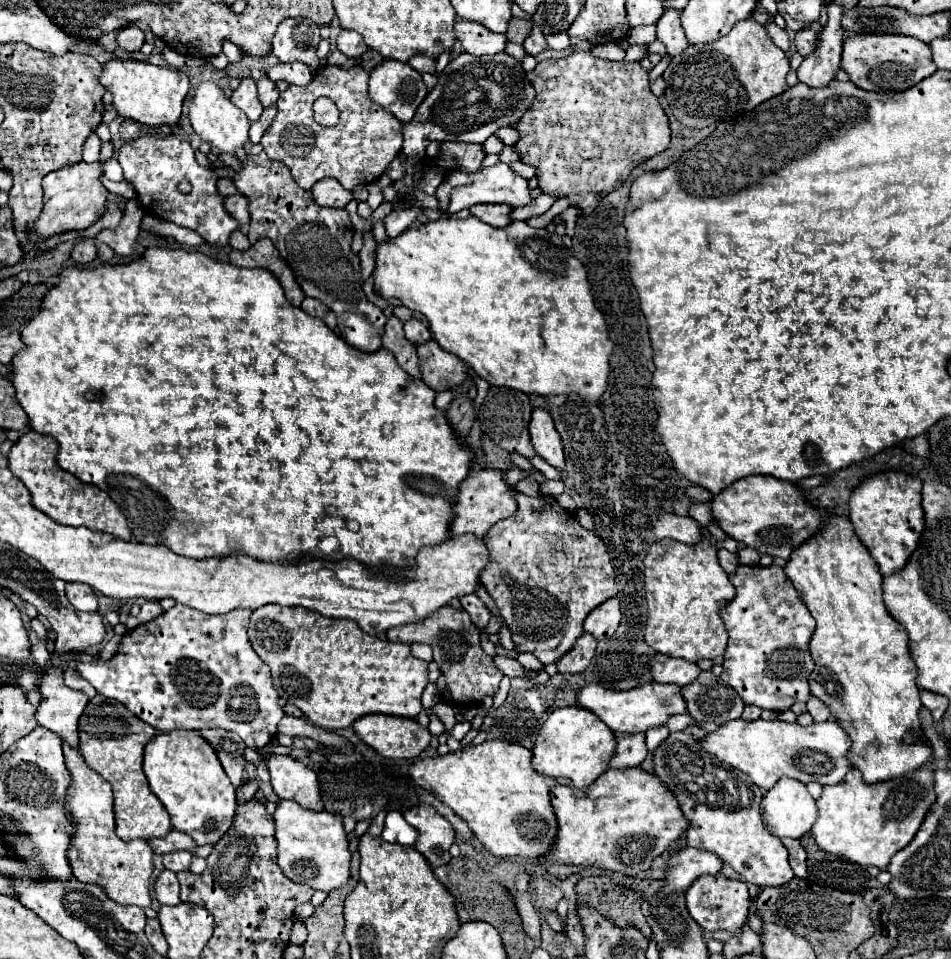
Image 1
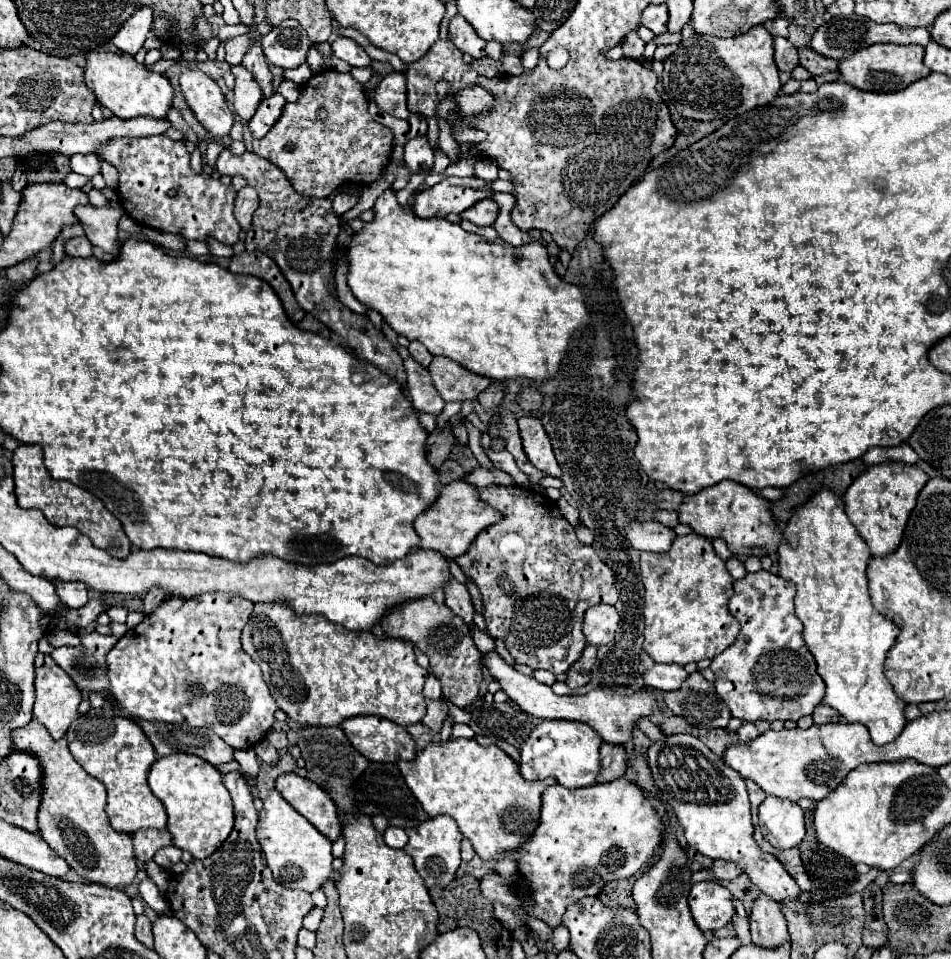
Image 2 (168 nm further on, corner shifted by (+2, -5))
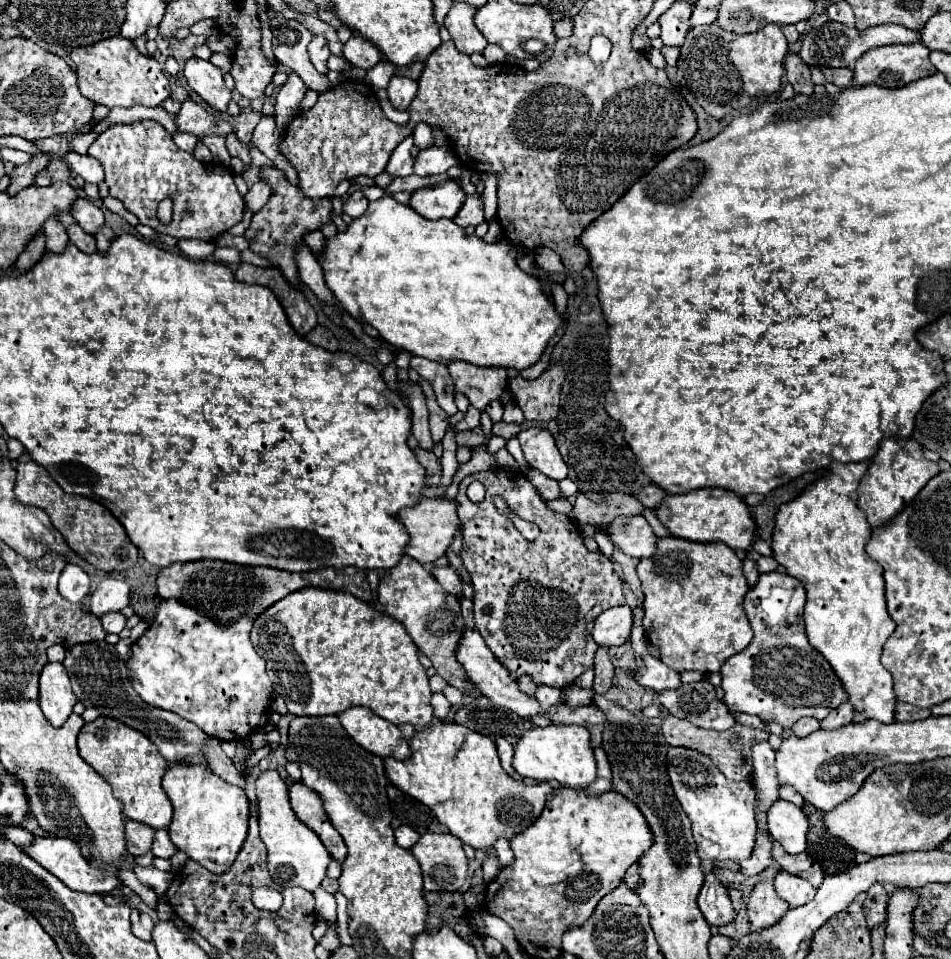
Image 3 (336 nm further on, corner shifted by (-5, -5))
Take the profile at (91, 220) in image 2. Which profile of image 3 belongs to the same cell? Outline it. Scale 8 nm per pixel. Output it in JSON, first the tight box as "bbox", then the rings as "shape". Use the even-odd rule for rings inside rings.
{"bbox":[70,198,104,234],"shape":[[[76,198],[70,214],[74,216],[74,220],[82,226],[82,230],[94,234],[102,224],[104,224],[104,214],[98,206],[94,206],[94,202],[90,202],[88,198]]]}

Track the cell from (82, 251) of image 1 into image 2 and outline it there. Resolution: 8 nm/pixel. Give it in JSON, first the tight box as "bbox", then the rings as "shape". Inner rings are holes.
{"bbox":[65,236,93,258],"shape":[[[85,236],[81,238],[71,238],[67,244],[65,244],[65,252],[73,258],[89,258],[93,254],[93,246],[89,244],[89,240]]]}

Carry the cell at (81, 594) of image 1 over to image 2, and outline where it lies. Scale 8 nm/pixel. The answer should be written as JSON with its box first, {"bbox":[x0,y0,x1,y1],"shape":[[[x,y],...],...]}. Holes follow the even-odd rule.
{"bbox":[55,582,89,608],"shape":[[[55,582],[55,590],[57,590],[61,602],[63,602],[67,608],[81,608],[85,602],[89,602],[87,588],[85,588],[85,584],[81,584],[81,582],[73,582],[73,584]]]}

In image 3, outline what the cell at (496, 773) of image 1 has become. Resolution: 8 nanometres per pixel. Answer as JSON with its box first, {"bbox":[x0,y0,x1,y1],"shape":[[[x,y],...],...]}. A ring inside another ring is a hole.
{"bbox":[384,722,552,852],"shape":[[[438,722],[438,724],[418,730],[410,738],[410,750],[412,750],[412,754],[408,760],[384,758],[386,776],[390,778],[390,782],[396,788],[400,788],[402,792],[406,792],[408,796],[412,796],[418,802],[422,802],[424,806],[428,806],[436,814],[438,822],[448,826],[454,836],[458,836],[462,842],[466,842],[472,848],[482,850],[482,852],[488,852],[500,836],[510,840],[518,832],[532,826],[536,822],[536,818],[540,816],[540,812],[544,810],[548,794],[552,792],[552,786],[548,782],[528,786],[528,784],[522,784],[522,782],[516,782],[514,778],[510,778],[500,766],[494,740],[490,736],[482,736],[482,734],[468,730],[466,726],[460,726],[454,722]]]}

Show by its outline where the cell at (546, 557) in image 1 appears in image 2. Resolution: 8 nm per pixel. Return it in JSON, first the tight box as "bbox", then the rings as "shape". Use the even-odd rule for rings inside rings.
{"bbox":[455,486,619,674],"shape":[[[487,486],[479,488],[481,500],[503,514],[503,520],[485,528],[471,548],[455,558],[459,568],[473,580],[485,604],[485,622],[491,638],[505,640],[511,656],[517,664],[527,664],[531,668],[543,668],[553,674],[563,674],[581,656],[585,648],[585,636],[581,632],[583,614],[595,604],[615,604],[619,594],[613,582],[611,568],[599,560],[595,550],[581,544],[575,536],[573,526],[559,514],[557,506],[545,496],[533,492],[531,488],[519,486]]]}

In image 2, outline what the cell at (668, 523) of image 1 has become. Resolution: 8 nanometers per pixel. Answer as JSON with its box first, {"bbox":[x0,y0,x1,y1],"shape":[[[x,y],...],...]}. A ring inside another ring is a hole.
{"bbox":[625,522,677,552],"shape":[[[631,522],[625,530],[633,548],[649,552],[667,552],[673,540],[677,538],[675,530],[661,522],[645,522],[645,524]]]}

